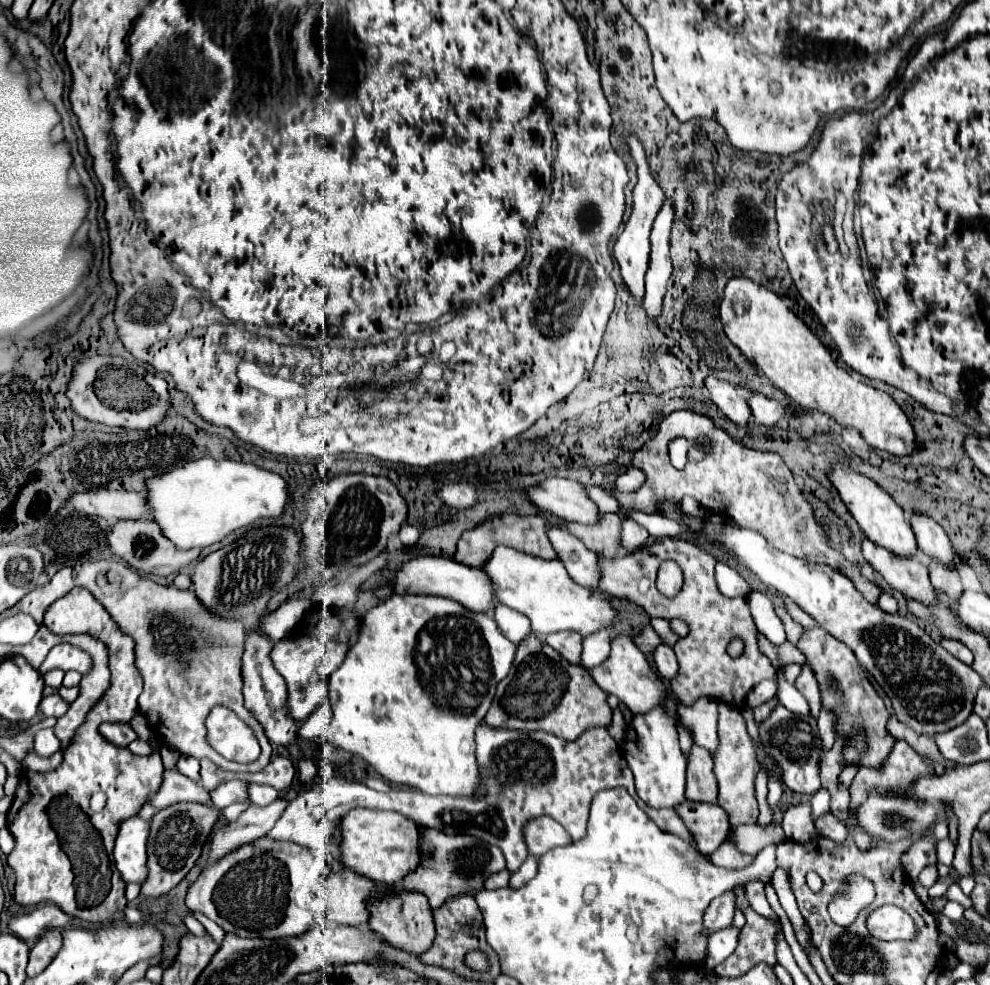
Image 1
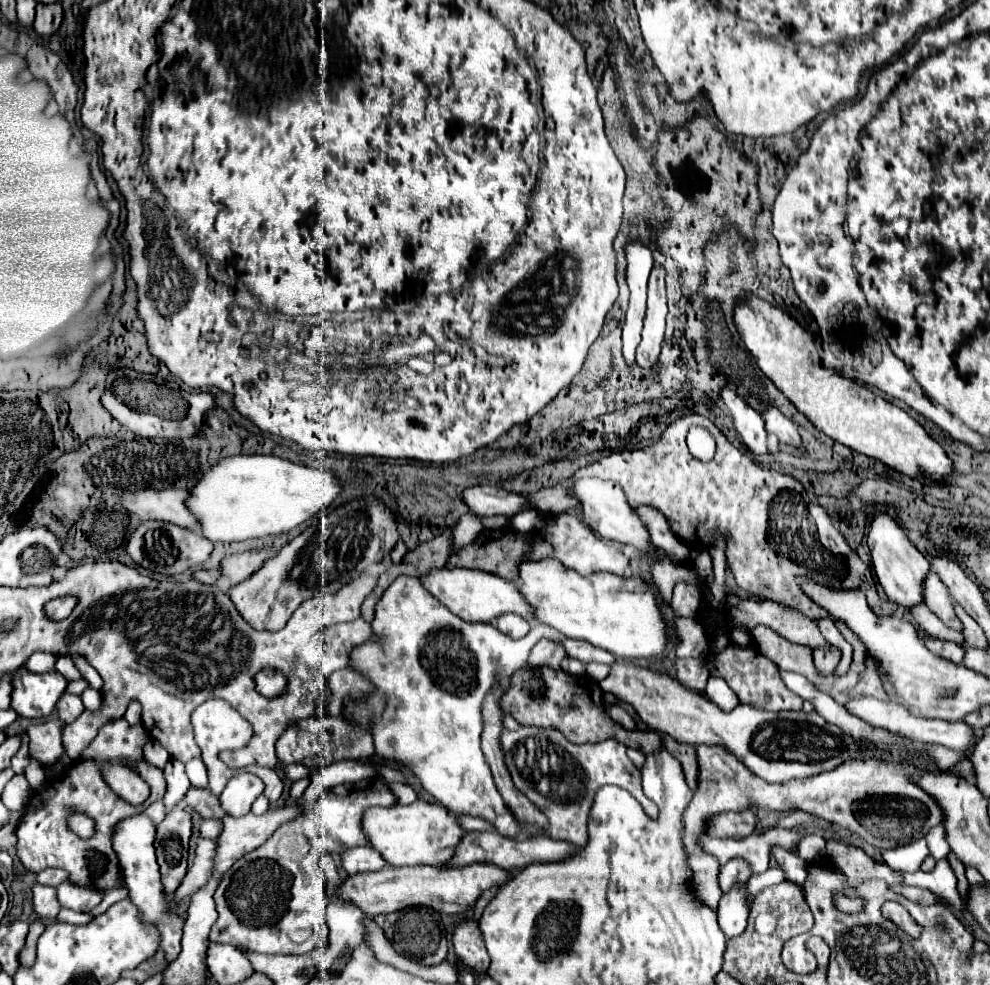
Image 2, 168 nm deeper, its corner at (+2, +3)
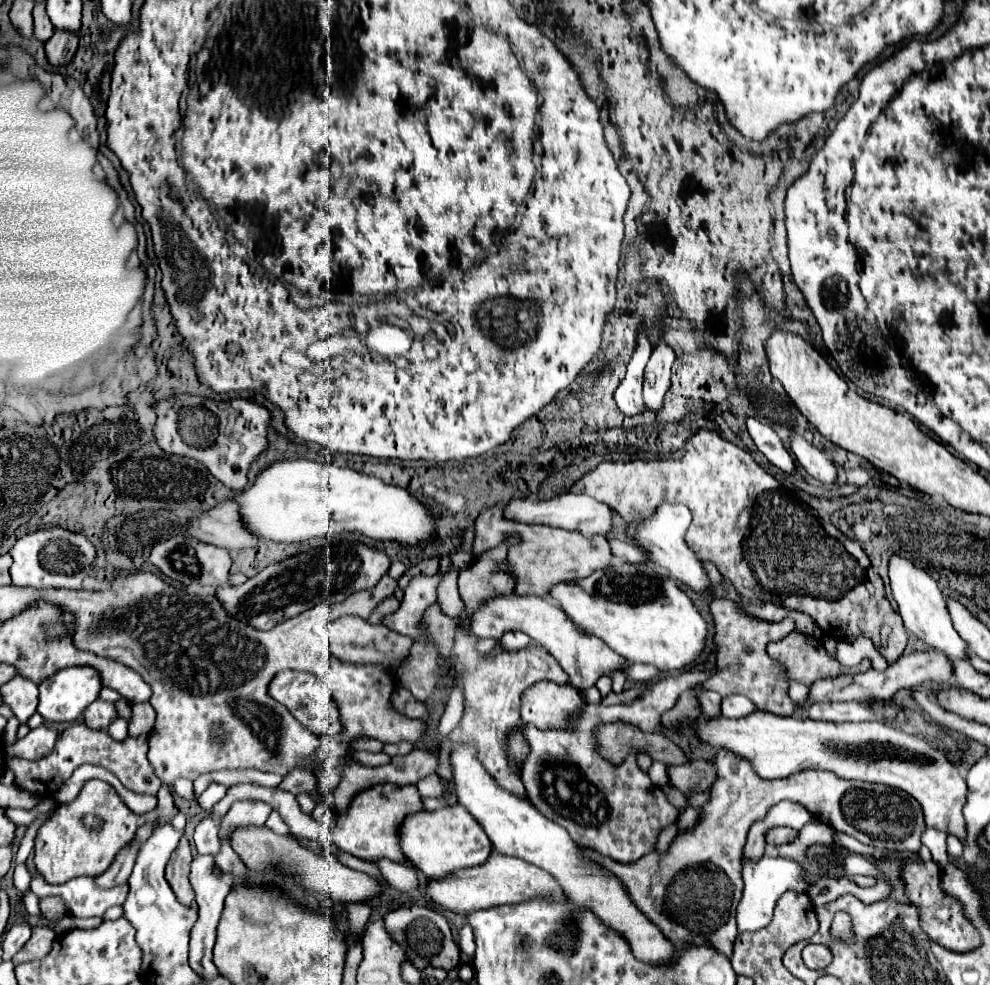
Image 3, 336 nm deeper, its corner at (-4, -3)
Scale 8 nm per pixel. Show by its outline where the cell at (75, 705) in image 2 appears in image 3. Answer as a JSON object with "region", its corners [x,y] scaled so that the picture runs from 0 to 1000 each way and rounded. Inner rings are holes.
{"region":[[[96,711],[84,725],[86,735],[96,741],[108,741],[112,731],[116,731],[116,727],[118,727],[116,715],[110,715],[106,711]]]}

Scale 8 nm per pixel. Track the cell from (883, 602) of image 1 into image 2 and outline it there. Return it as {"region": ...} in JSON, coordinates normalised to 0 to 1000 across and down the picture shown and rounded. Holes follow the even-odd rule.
{"region":[[[932,613],[932,615],[922,615],[922,619],[916,619],[916,621],[924,627],[926,636],[928,636],[930,640],[934,640],[936,644],[940,644],[940,646],[944,646],[944,648],[951,648],[951,650],[963,650],[963,652],[971,652],[971,654],[973,654],[973,646],[971,646],[969,642],[957,638],[955,634],[951,634],[951,631],[938,621],[938,617],[936,617],[934,613]]]}

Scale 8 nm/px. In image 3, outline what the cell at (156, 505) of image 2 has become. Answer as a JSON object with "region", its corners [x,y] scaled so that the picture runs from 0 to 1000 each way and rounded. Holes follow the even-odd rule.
{"region":[[[227,508],[197,526],[191,532],[191,542],[201,546],[203,550],[217,552],[229,558],[256,556],[266,550],[262,544],[256,544],[256,540],[243,530],[241,514],[235,508]]]}

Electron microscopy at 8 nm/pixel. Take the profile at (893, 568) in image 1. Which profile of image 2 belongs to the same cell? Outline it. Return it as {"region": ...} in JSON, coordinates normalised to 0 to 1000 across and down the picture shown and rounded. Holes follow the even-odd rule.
{"region":[[[940,579],[938,587],[934,587],[934,615],[959,638],[971,640],[971,631],[963,621],[963,609],[957,601],[957,595],[951,593],[946,583]]]}

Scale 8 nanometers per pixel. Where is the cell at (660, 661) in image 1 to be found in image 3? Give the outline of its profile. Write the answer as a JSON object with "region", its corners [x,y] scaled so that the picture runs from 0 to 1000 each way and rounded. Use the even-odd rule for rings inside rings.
{"region":[[[708,703],[708,723],[710,729],[722,729],[728,725],[728,707],[724,703]]]}

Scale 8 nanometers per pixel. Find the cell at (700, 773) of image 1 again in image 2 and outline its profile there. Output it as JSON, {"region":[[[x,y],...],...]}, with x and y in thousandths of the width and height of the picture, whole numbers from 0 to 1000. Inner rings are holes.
{"region":[[[670,747],[670,753],[672,753],[672,759],[688,774],[696,800],[704,802],[704,763],[702,763],[702,757],[686,755],[682,749],[676,749],[676,747]]]}

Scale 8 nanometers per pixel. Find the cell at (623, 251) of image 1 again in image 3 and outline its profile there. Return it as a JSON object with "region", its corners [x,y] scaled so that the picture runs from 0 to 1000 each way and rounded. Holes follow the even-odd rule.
{"region":[[[647,337],[643,343],[643,353],[639,357],[639,363],[633,372],[633,382],[627,388],[627,392],[621,396],[621,406],[631,422],[643,422],[652,418],[649,402],[647,402],[647,390],[649,390],[649,376],[658,361],[658,349],[654,341]]]}

